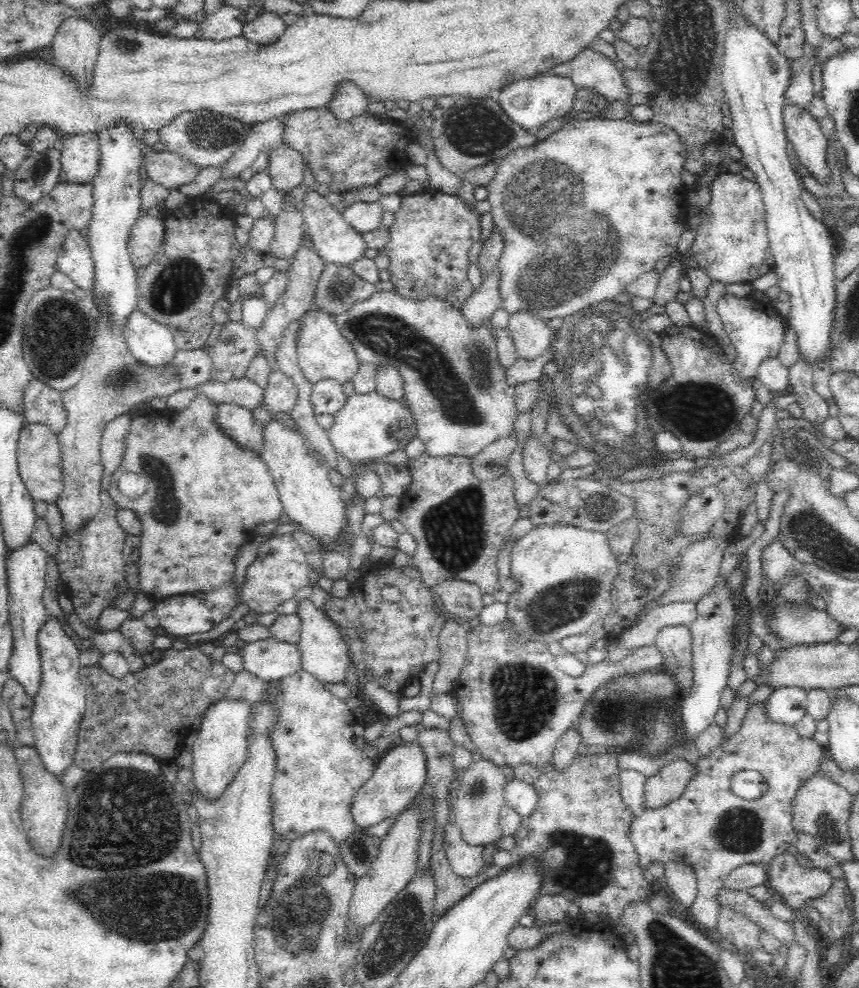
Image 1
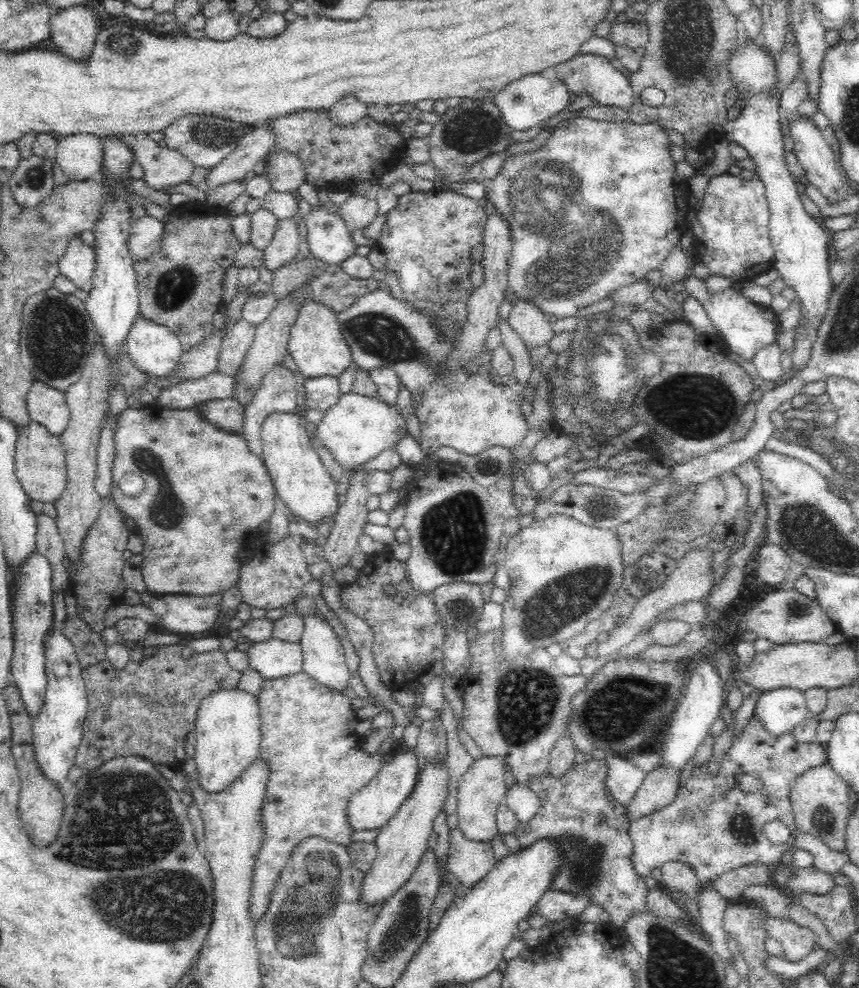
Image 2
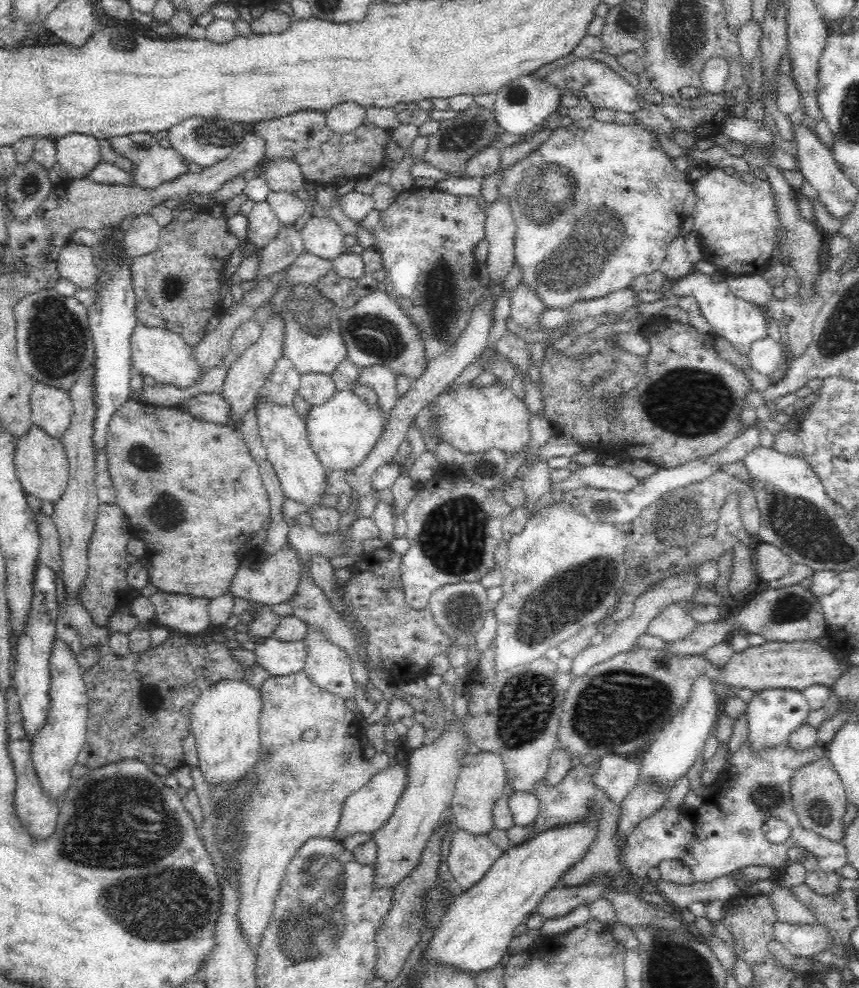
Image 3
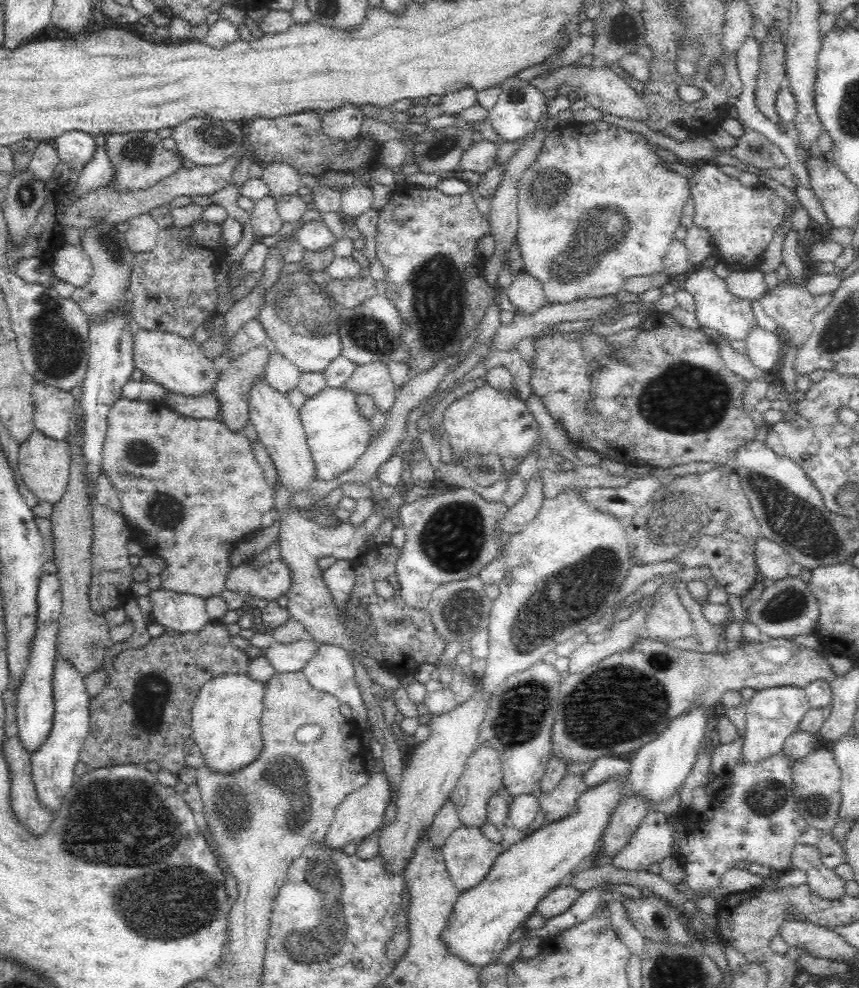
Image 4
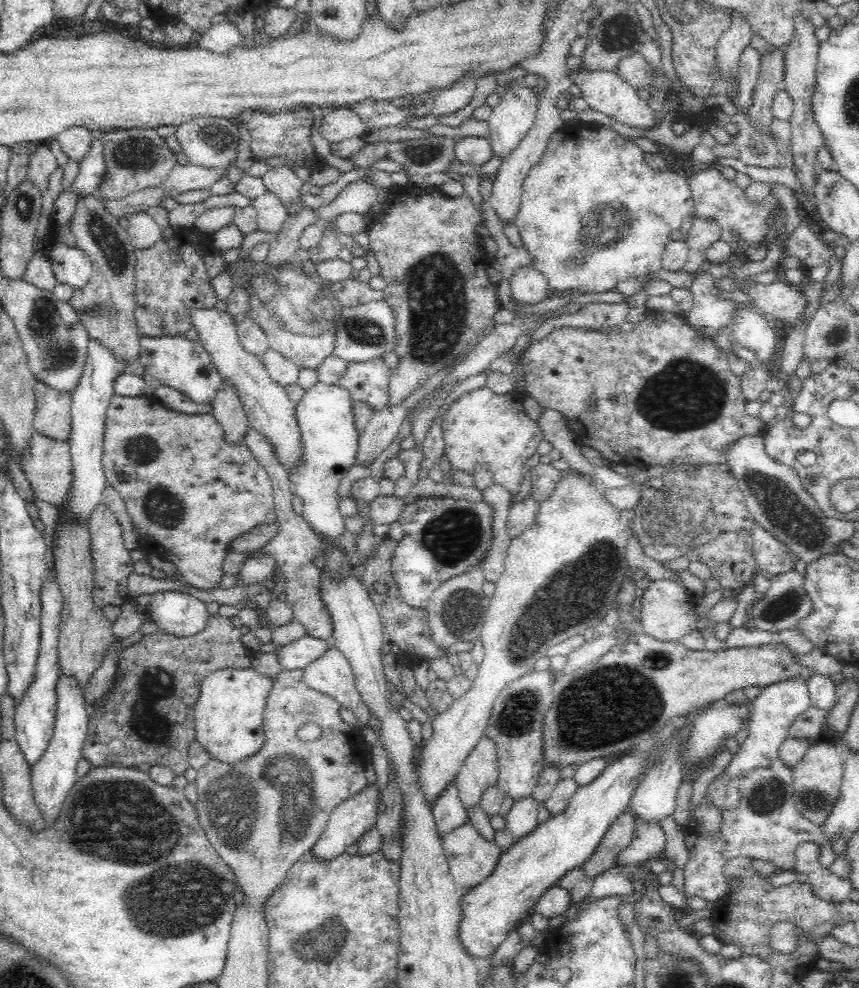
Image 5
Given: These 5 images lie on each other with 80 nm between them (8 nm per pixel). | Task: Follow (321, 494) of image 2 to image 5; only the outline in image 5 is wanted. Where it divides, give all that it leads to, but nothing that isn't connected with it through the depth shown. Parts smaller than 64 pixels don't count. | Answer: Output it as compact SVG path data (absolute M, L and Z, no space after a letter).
M213 308L189 309L192 327L196 329L199 342L216 365L220 378L224 383L230 383L238 393L238 399L246 411L251 424L275 448L278 461L288 471L299 464L303 458L300 427L294 414L296 403L290 400L284 387L278 384L266 370L260 357L244 350L243 344L237 337L238 326L225 311Z

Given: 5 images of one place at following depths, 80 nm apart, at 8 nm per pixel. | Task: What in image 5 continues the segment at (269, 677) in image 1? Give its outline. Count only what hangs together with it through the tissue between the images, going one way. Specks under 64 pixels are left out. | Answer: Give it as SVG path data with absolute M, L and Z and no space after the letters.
M306 634L290 644L277 646L278 652L276 652L276 657L278 657L282 669L303 671L314 660L324 656L330 646L332 646L330 639L314 638Z

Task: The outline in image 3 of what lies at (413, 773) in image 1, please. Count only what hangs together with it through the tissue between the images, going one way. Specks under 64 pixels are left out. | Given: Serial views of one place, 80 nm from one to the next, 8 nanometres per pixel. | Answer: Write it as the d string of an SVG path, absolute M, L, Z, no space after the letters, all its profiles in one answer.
M406 762L387 764L382 772L374 774L370 778L370 782L364 785L363 788L348 796L342 810L340 810L338 826L334 828L334 832L330 836L340 844L346 837L353 834L373 835L392 816L392 812L404 791L404 786L406 786Z

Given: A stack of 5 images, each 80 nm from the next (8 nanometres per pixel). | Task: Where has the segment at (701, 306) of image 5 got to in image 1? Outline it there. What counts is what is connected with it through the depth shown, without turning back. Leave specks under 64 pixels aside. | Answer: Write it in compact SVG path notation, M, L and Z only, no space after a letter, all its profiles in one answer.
M729 290L718 299L716 311L736 351L736 359L731 364L733 375L739 380L742 378L752 380L757 376L758 364L764 358L778 356L782 338L788 327L786 318L780 315L771 304L756 300L750 295L734 296Z

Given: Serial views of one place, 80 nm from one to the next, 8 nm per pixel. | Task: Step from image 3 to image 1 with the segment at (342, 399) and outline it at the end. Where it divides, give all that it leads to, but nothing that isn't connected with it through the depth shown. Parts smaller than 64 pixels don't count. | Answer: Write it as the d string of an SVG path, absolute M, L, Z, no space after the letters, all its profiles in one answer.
M375 390L366 394L353 393L342 408L332 414L330 428L324 428L337 455L346 458L352 466L370 463L389 452L402 449L414 436L417 426L411 411L401 401L380 396Z

